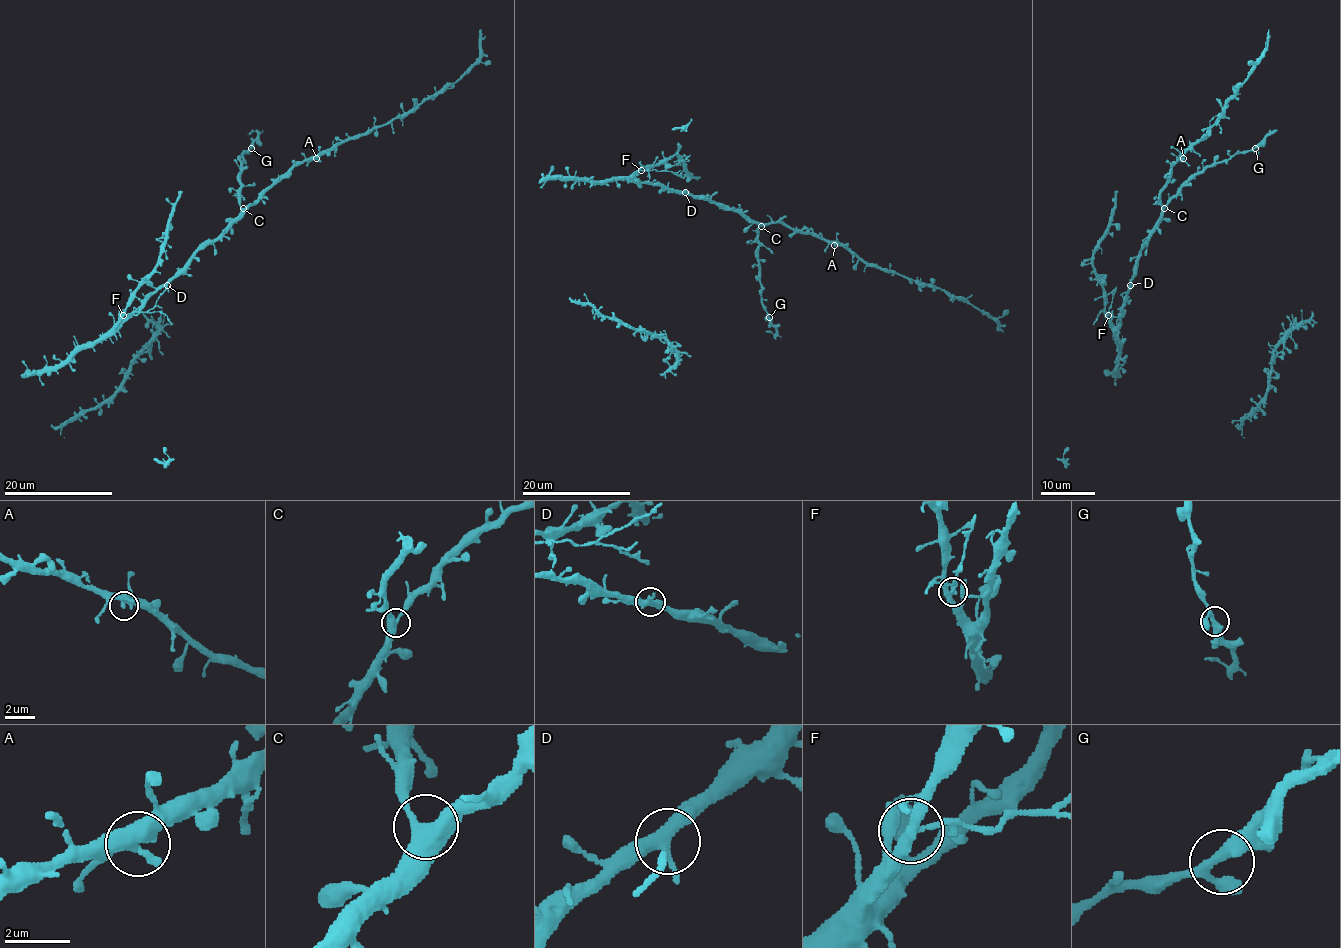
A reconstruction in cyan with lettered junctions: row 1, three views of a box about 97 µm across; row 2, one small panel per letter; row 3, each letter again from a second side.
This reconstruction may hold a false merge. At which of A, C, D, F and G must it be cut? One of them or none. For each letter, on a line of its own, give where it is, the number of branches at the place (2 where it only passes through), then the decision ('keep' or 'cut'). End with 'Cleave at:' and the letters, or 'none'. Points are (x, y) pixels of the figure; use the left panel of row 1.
A: at (316, 158); 3 branches meet; keep
C: at (243, 208); 3 branches meet; keep
D: at (167, 285); 3 branches meet; keep
F: at (123, 315); 3 branches meet; cut
G: at (251, 148); 3 branches meet; keep
Cleave at: F

